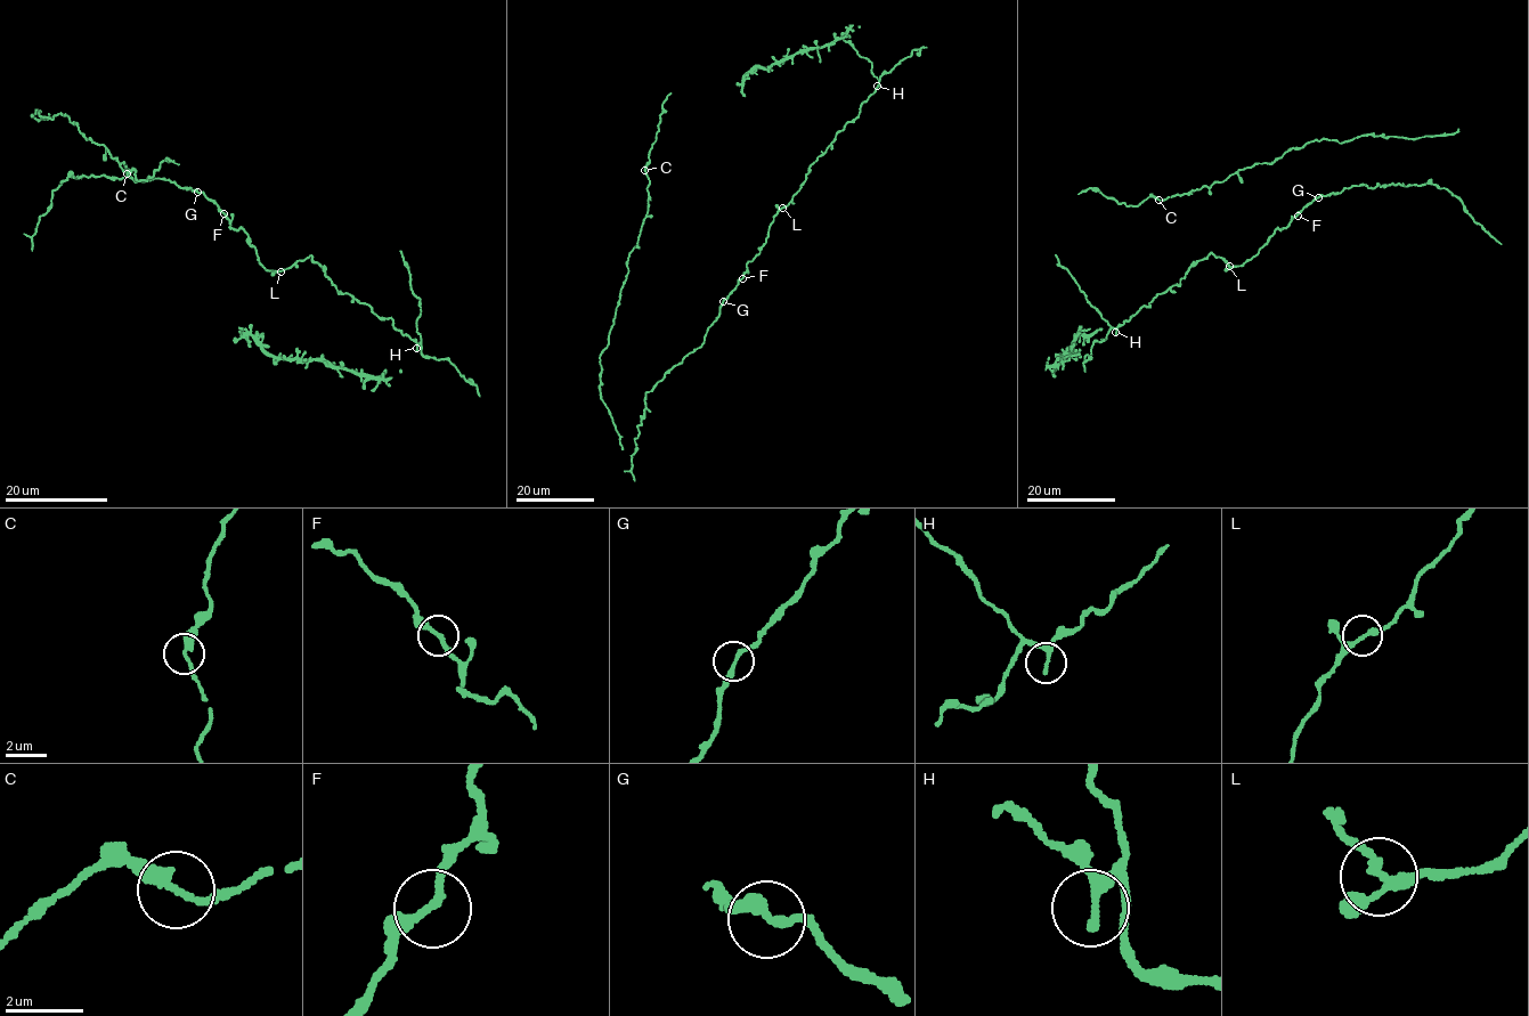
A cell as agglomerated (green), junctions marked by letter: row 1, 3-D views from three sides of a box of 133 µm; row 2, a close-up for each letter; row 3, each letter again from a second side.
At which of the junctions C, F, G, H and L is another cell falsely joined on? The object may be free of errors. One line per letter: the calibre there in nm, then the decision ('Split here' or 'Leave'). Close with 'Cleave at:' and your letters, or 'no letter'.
C: Thickness 280 nm. Leave
F: Thickness 240 nm. Leave
G: Thickness 220 nm. Leave
H: Thickness 240 nm. Leave
L: Thickness 220 nm. Leave
Cleave at: no letter

